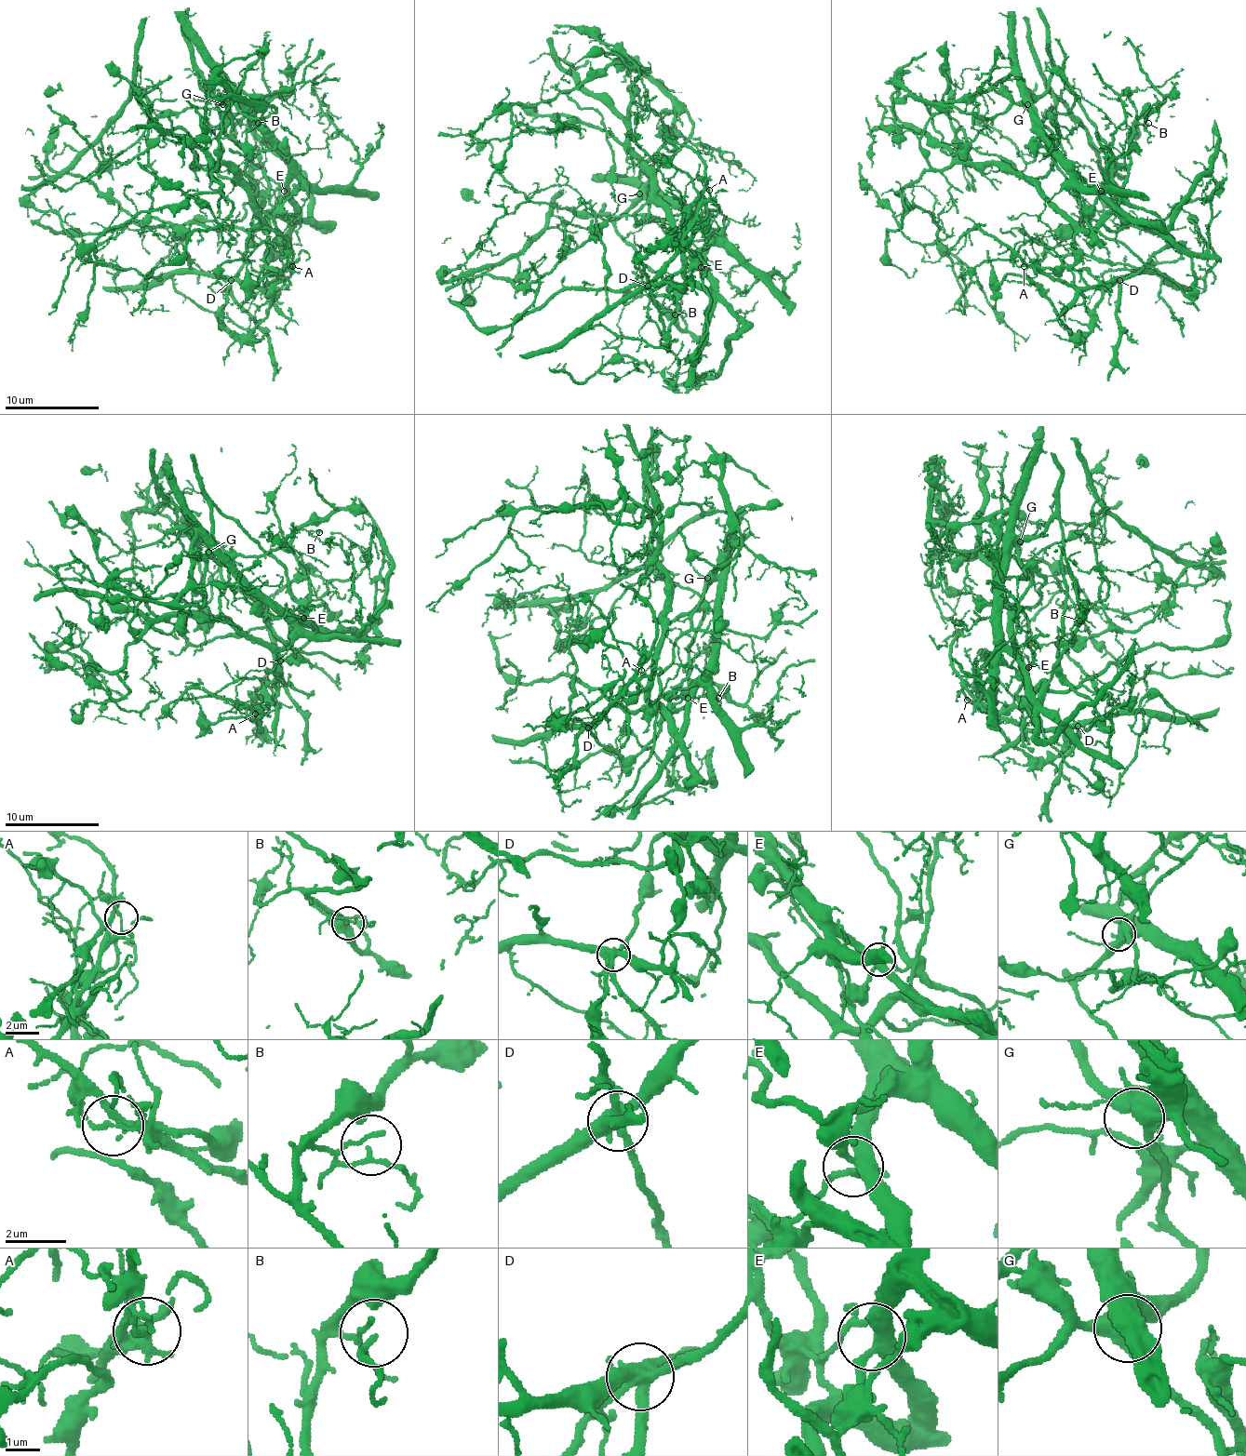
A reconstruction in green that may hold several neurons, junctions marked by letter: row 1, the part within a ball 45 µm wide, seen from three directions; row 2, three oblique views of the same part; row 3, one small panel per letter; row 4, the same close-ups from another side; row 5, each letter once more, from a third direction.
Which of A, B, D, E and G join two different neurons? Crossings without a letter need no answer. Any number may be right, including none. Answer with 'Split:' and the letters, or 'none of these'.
Split: A, D

